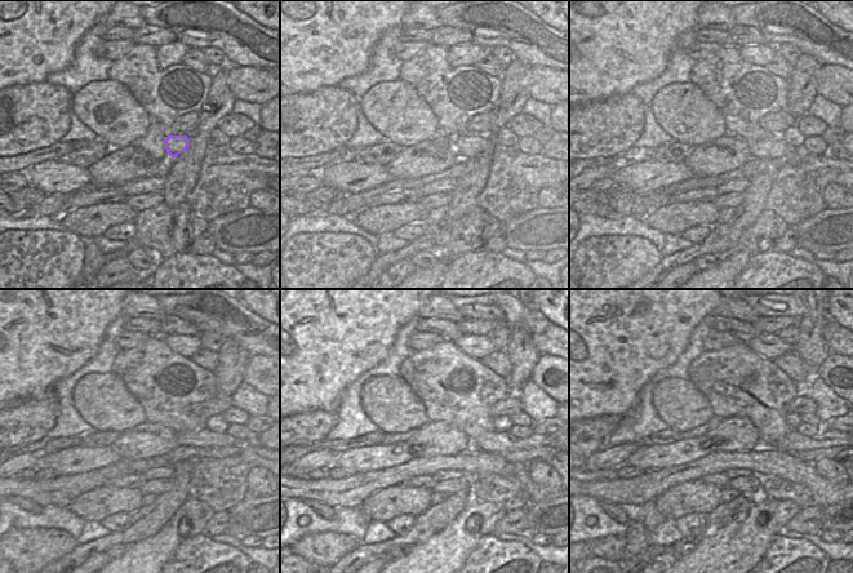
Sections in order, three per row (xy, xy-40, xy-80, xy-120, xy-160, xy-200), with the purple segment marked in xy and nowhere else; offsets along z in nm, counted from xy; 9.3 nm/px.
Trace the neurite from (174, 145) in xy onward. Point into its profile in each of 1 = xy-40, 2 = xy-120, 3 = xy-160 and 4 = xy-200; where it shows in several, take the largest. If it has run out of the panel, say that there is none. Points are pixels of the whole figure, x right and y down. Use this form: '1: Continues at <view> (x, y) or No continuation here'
1: Continues at xy-40 (465, 146)
2: Continues at xy-120 (204, 438)
3: Continues at xy-160 (498, 442)
4: Continues at xy-200 (792, 442).

